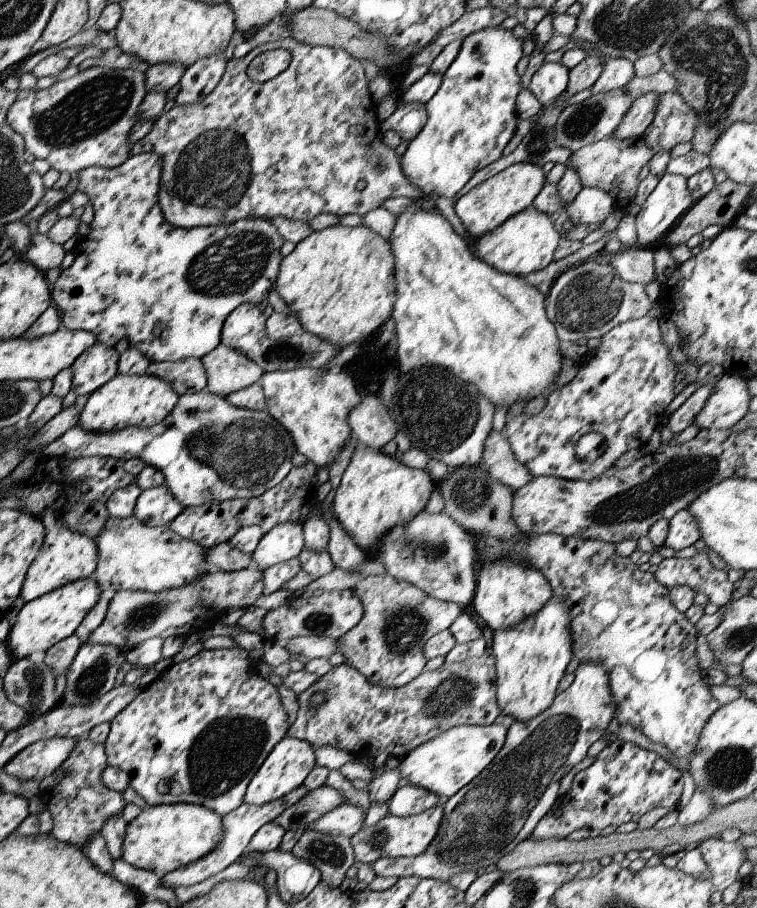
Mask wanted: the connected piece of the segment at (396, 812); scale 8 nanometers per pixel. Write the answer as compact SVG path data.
M402 783L388 802L388 813L398 818L420 814L438 806L442 800L434 792L415 784Z

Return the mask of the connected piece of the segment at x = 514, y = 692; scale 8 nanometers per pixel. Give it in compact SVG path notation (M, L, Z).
M553 596L546 602L536 616L528 616L514 628L498 630L492 634L487 634L489 638L489 653L495 660L497 682L496 682L496 702L500 706L500 712L504 716L511 716L516 722L532 720L544 710L552 706L552 702L557 695L557 688L560 679L566 672L566 666L572 660L572 630L570 630L570 612L568 604L562 596Z

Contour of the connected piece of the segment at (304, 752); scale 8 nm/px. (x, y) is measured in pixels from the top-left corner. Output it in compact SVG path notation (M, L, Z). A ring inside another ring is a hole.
M286 735L268 754L268 758L250 780L244 795L244 803L263 805L278 800L282 796L290 794L292 790L302 786L308 773L312 772L314 766L317 766L314 751L312 745L308 744L308 742Z

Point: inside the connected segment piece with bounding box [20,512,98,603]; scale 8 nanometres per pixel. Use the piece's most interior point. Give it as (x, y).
(66, 556)

